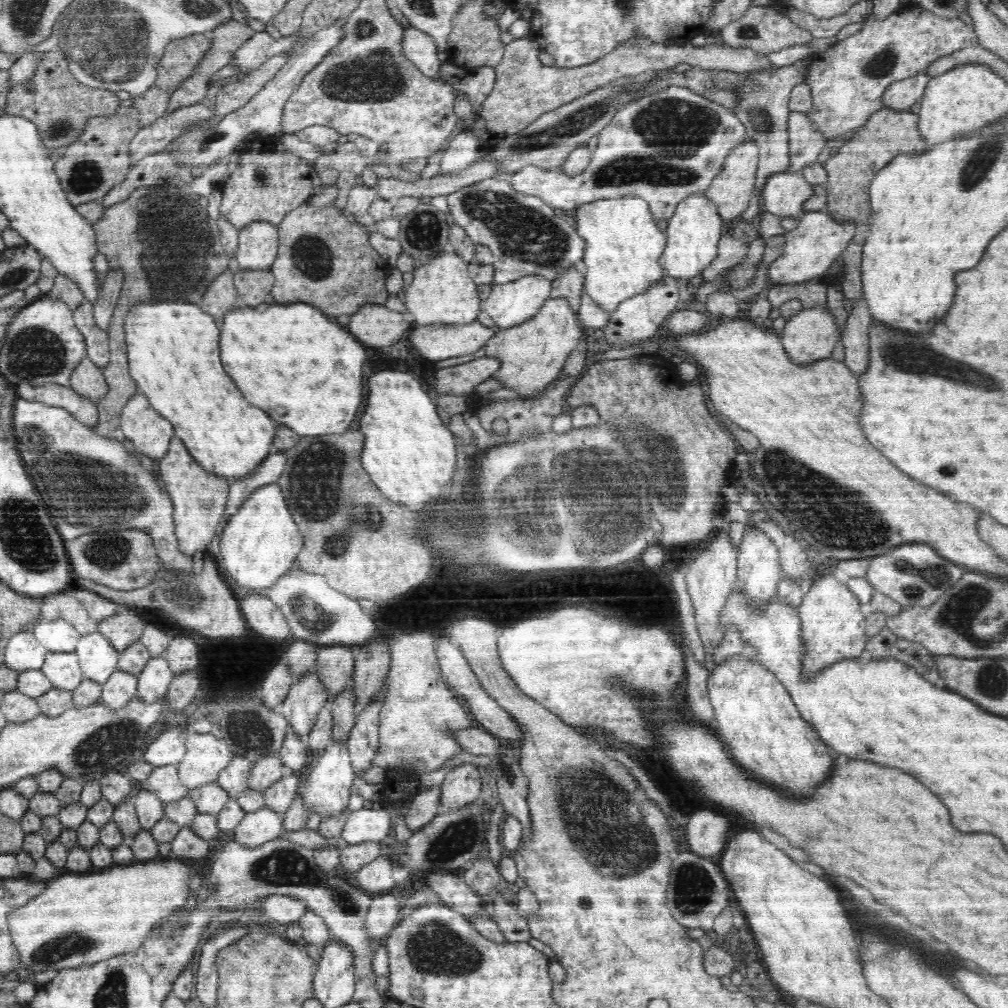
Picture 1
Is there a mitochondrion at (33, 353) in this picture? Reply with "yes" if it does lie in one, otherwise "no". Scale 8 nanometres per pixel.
yes

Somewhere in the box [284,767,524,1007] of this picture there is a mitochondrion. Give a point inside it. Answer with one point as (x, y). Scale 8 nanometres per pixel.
(433, 947)

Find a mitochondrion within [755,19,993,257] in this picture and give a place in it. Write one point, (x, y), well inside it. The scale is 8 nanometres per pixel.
(882, 63)

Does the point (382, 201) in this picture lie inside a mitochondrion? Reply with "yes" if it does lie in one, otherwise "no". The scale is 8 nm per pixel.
no

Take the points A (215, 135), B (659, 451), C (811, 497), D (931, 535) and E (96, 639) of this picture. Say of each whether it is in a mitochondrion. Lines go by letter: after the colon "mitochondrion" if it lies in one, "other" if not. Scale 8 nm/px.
A: mitochondrion
B: mitochondrion
C: mitochondrion
D: other
E: other

